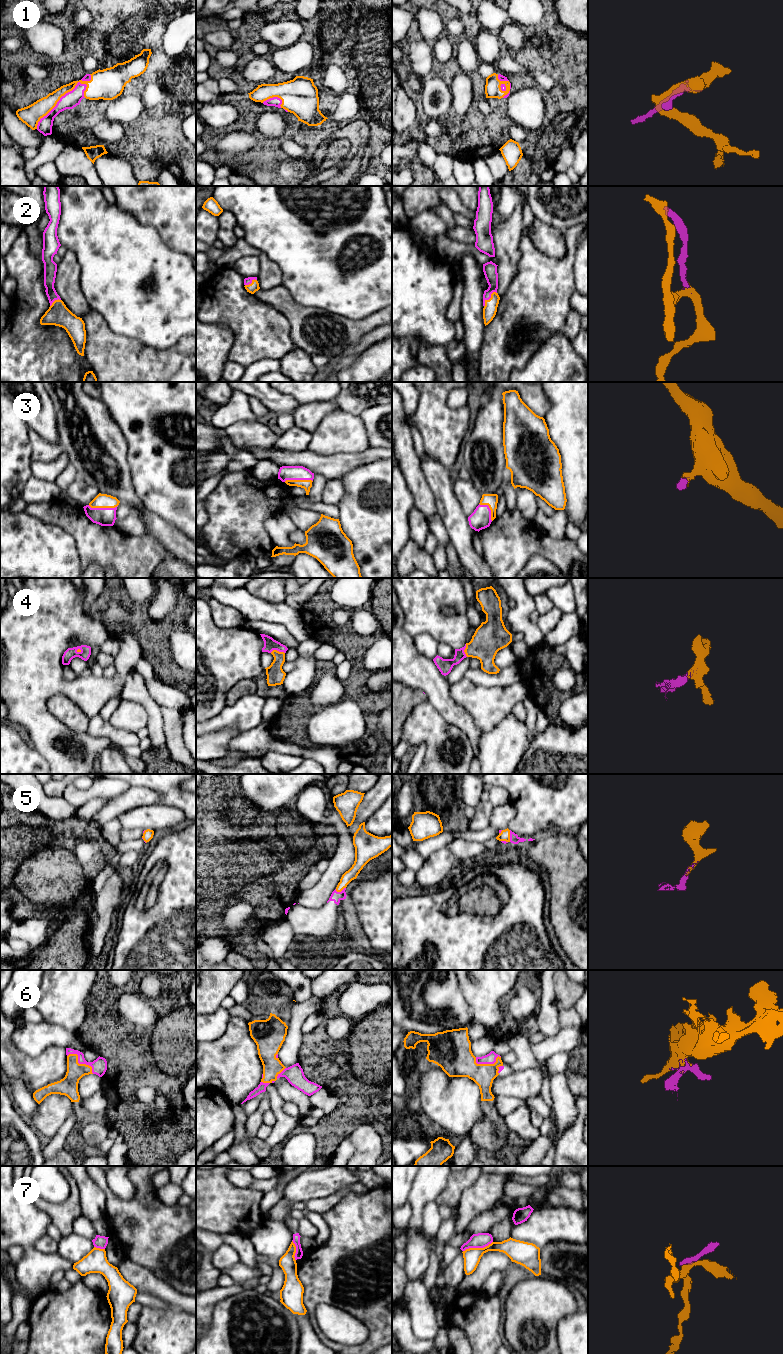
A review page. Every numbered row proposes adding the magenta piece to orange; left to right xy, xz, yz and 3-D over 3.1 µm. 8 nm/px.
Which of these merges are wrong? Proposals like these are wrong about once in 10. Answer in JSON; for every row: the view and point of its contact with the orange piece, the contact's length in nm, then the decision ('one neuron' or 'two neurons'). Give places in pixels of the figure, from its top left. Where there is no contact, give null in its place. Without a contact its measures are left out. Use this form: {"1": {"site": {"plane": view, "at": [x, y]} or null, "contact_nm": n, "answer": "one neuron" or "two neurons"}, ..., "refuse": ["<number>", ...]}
{"1": {"site": {"plane": "xy", "at": [59, 99]}, "contact_nm": 550, "answer": "one neuron"}, "2": {"site": {"plane": "yz", "at": [489, 299]}, "contact_nm": 160, "answer": "one neuron"}, "3": {"site": {"plane": "xy", "at": [103, 507]}, "contact_nm": 240, "answer": "one neuron"}, "4": {"site": {"plane": "xz", "at": [276, 650]}, "contact_nm": 120, "answer": "one neuron"}, "5": {"site": {"plane": "yz", "at": [509, 836]}, "contact_nm": 100, "answer": "one neuron"}, "6": {"site": {"plane": "xy", "at": [78, 1063]}, "contact_nm": 260, "answer": "one neuron"}, "7": {"site": {"plane": "yz", "at": [477, 1248]}, "contact_nm": 260, "answer": "two neurons"}, "refuse": ["7"]}

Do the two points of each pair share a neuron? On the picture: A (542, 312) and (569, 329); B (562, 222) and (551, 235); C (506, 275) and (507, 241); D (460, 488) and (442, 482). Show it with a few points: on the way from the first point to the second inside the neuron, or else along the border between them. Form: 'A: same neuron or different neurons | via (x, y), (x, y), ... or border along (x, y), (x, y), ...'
A: different neurons | border along (570, 309), (562, 330)
B: different neurons | border along (536, 217), (562, 232)
C: same neuron | via (507, 267), (507, 249)
D: different neurons | border along (452, 483), (455, 498), (461, 507)

